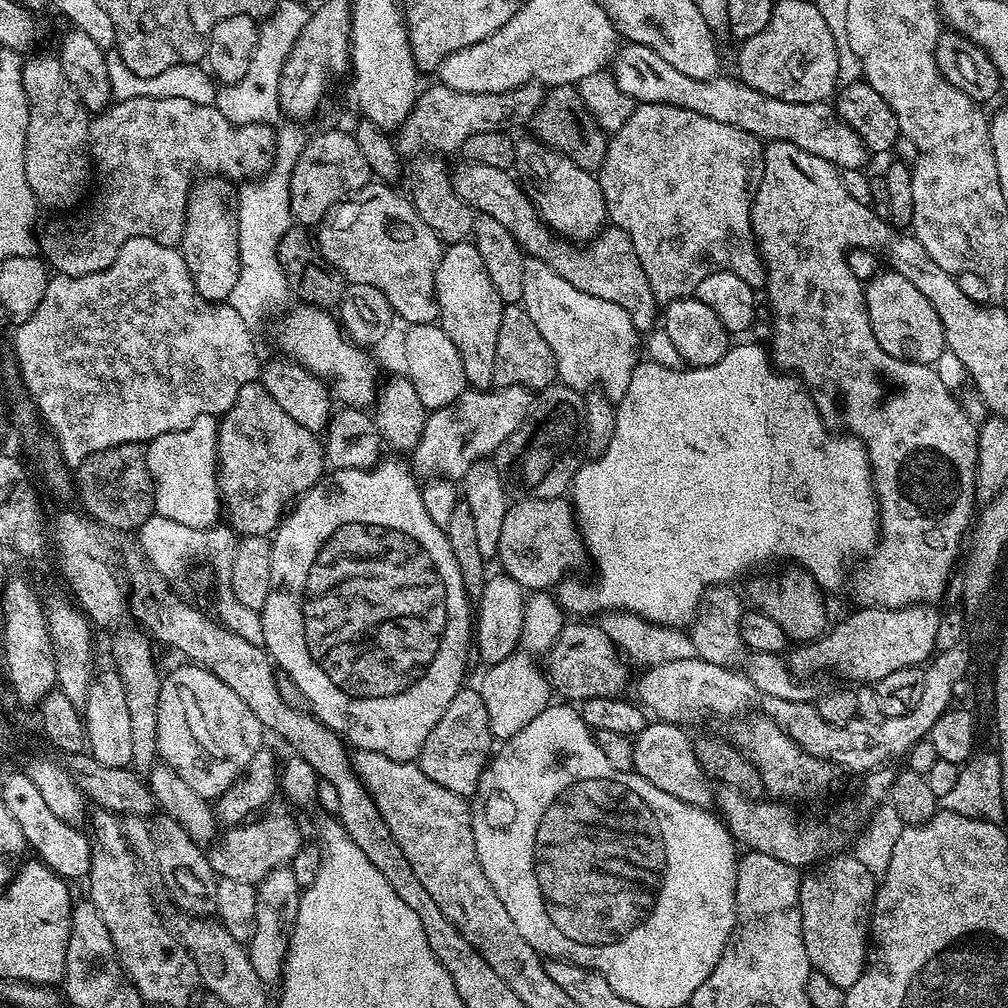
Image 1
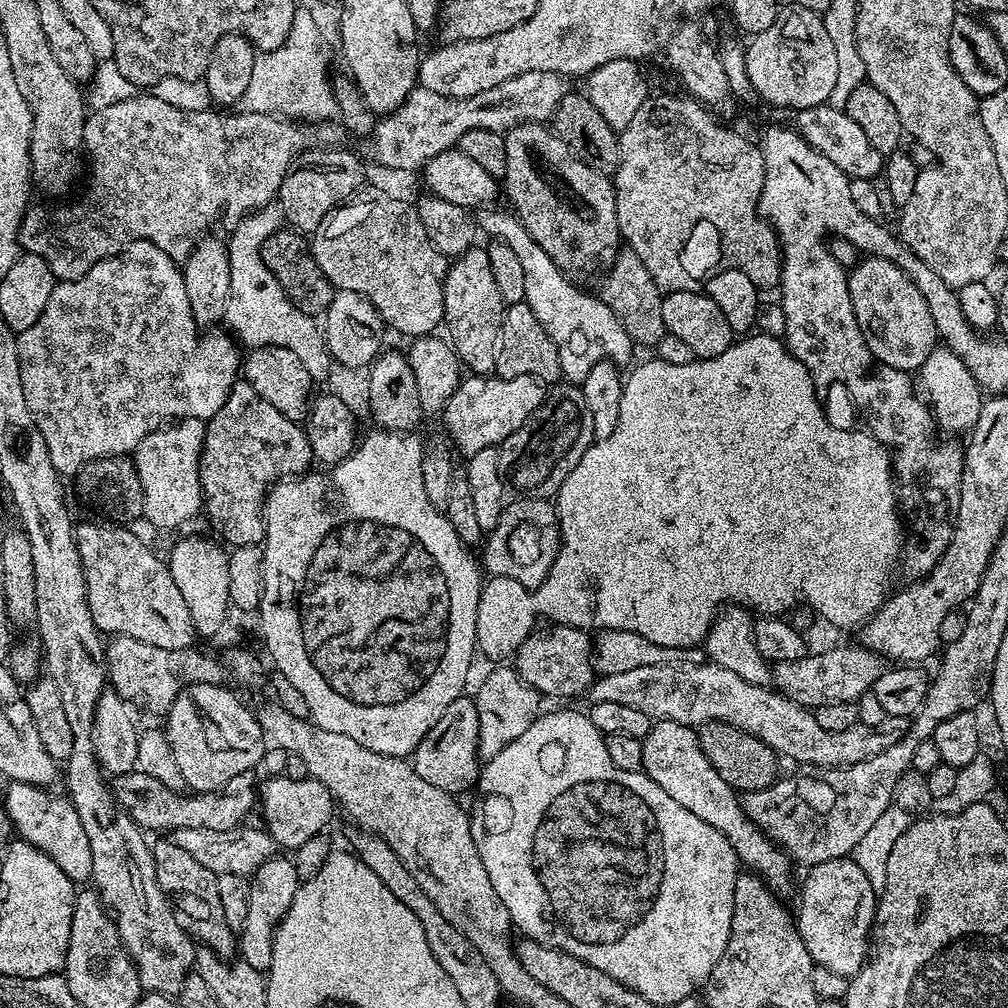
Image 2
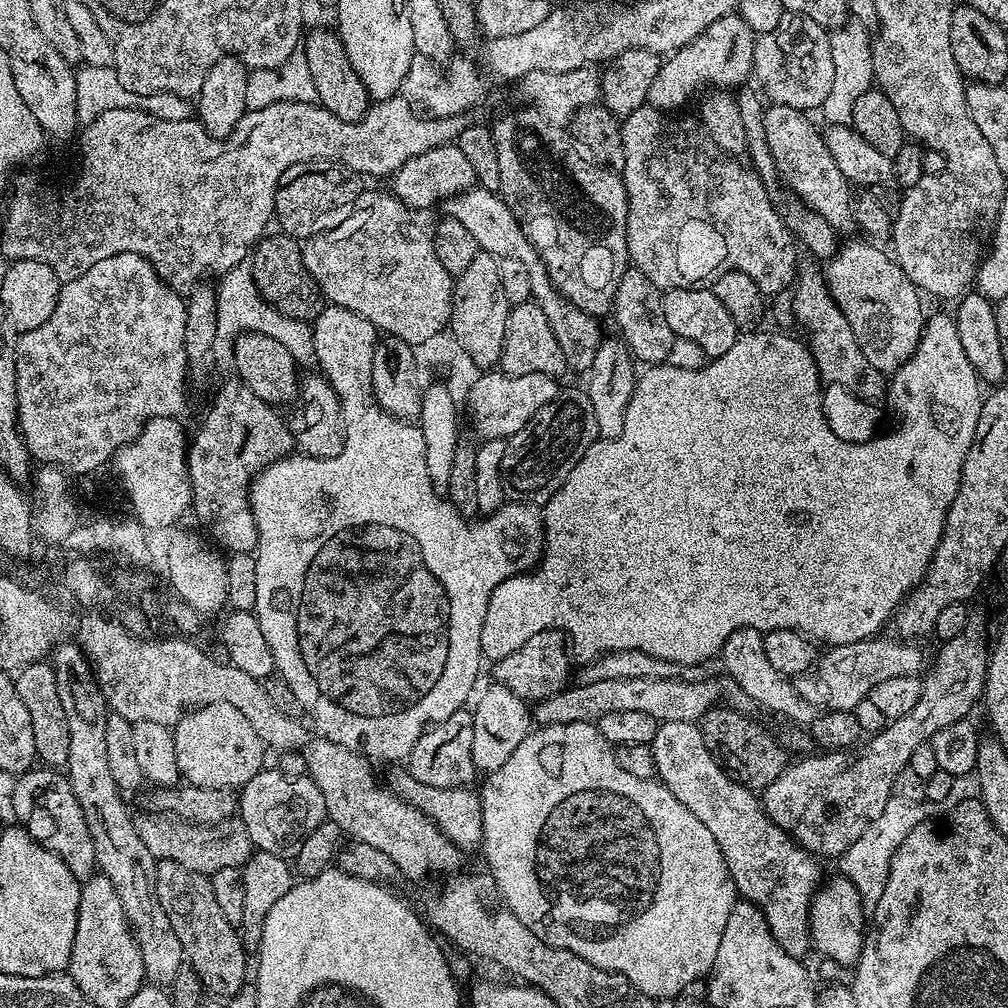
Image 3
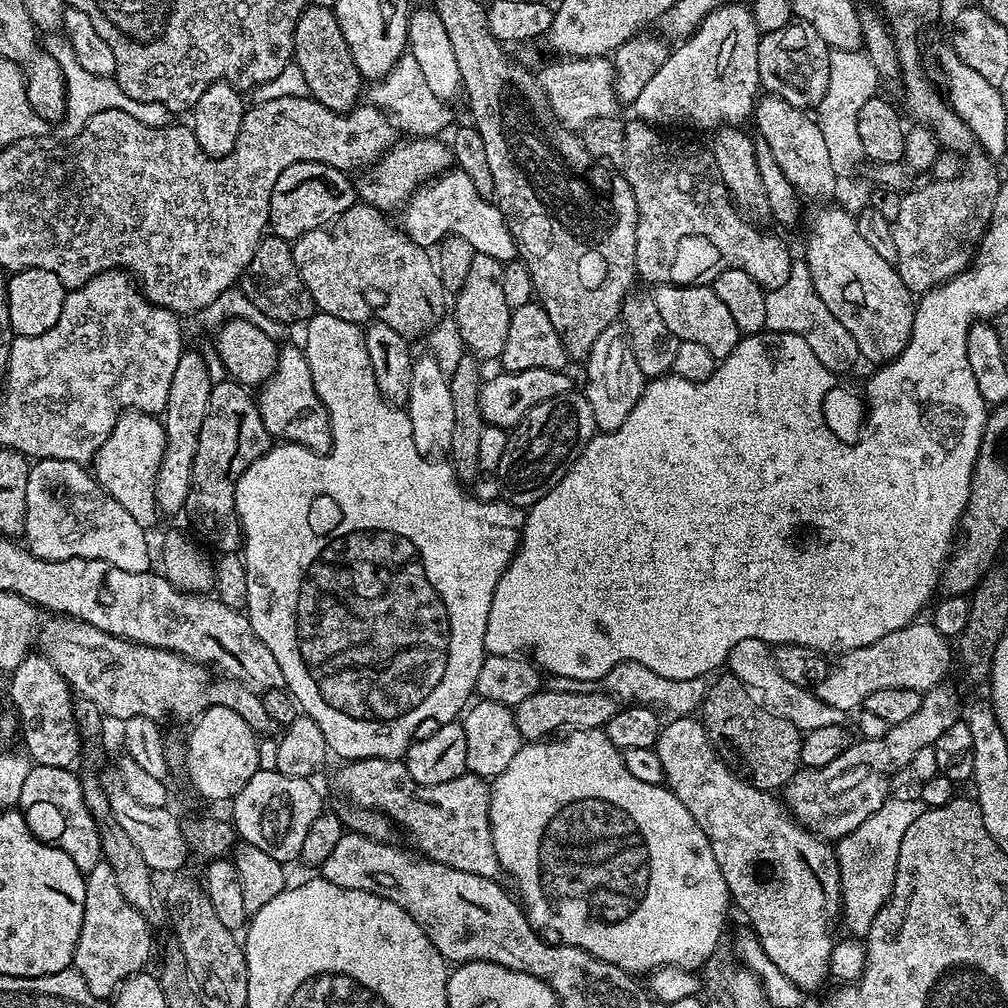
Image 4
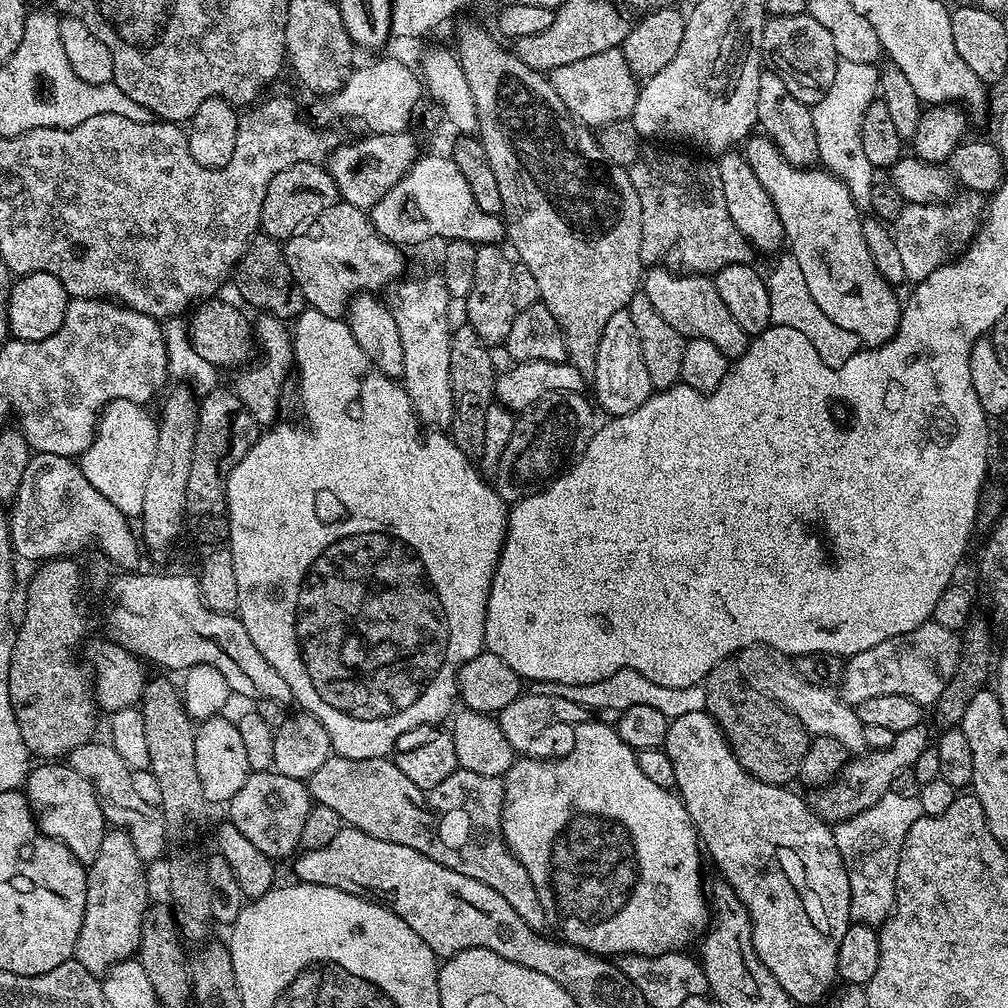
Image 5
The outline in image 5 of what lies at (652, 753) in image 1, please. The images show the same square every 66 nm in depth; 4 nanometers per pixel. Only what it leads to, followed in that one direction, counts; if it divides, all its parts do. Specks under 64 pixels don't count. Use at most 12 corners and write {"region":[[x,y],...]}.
{"region":[[707,711],[664,753],[703,851],[793,1005],[837,983],[835,834],[755,780]]}

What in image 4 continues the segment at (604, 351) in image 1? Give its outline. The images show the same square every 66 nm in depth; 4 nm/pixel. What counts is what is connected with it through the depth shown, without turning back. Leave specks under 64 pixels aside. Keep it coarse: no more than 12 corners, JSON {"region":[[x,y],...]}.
{"region":[[449,170],[409,198],[399,227],[428,250],[446,236],[504,258],[502,210]]}

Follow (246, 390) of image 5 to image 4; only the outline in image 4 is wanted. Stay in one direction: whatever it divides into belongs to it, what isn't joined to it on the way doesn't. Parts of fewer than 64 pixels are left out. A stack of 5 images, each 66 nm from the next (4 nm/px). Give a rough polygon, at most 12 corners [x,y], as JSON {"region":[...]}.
{"region":[[303,347],[279,349],[255,397],[277,441],[325,453],[326,406]]}

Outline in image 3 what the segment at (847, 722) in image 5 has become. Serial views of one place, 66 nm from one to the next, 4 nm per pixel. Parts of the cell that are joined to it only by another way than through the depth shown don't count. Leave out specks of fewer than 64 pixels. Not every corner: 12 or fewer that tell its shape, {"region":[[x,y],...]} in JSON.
{"region":[[739,628],[720,648],[727,679],[795,725],[818,710],[778,674],[764,637]]}

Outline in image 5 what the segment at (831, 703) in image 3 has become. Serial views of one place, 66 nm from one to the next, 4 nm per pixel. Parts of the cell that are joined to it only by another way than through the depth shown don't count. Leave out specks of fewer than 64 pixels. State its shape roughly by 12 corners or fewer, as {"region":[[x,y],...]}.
{"region":[[929,622],[847,657],[850,706],[902,694],[932,706],[960,636]]}

